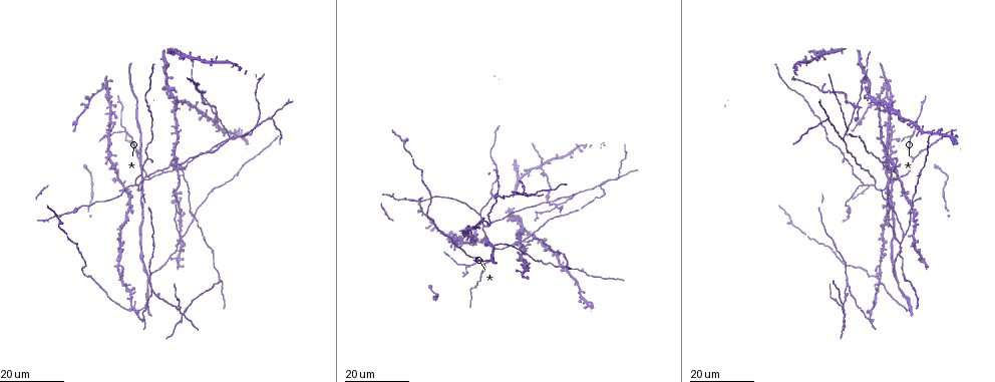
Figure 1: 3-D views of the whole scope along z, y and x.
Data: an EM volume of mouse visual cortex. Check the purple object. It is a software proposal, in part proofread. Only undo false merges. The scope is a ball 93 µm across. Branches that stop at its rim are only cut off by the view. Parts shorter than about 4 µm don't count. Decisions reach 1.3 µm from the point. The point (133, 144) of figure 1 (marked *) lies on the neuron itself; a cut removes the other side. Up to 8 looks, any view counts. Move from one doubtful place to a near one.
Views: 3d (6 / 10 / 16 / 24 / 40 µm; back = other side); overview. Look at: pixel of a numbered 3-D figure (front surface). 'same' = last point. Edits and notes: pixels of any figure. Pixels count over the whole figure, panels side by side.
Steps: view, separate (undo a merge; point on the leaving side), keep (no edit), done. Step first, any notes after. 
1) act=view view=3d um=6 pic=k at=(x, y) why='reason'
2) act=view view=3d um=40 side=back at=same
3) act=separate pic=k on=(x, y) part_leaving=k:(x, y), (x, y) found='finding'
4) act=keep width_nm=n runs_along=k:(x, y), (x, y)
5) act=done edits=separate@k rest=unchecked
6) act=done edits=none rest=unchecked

act=view view=3d um=16 pic=1 at=(210, 103)

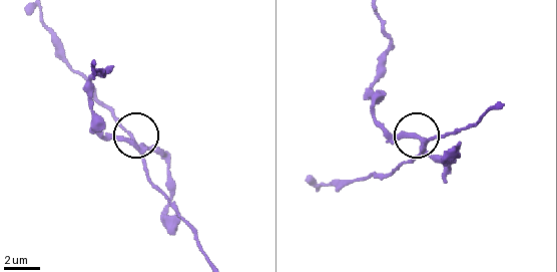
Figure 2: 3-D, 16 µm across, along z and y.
act=view view=3d um=6 pic=2 at=(142, 148)

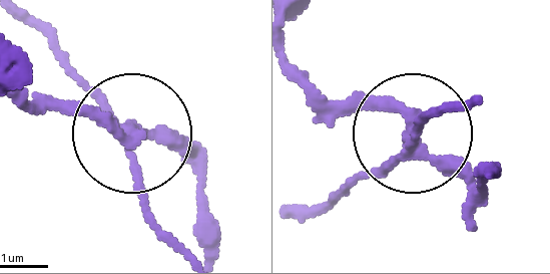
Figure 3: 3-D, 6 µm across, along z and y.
act=separate pic=3 on=(74, 112) arms=4 found='a second neuron is stuck on'

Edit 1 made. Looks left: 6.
act=view view=overview

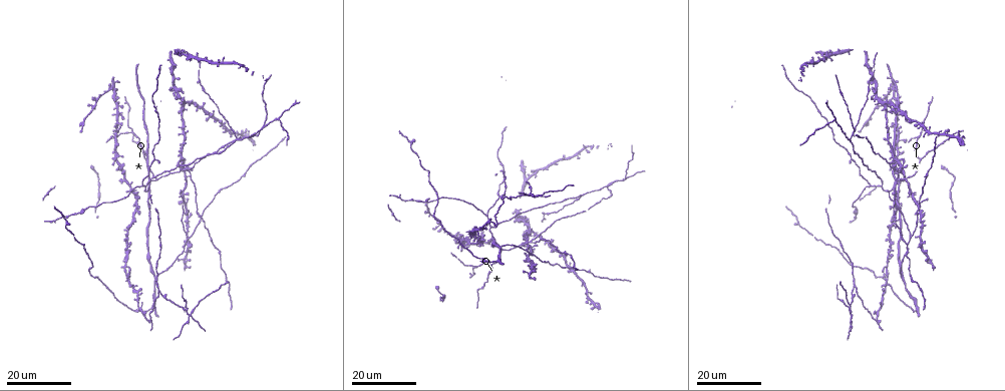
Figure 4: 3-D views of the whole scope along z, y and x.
act=view view=3d um=16 pic=4 at=(582, 194) why='a fork'

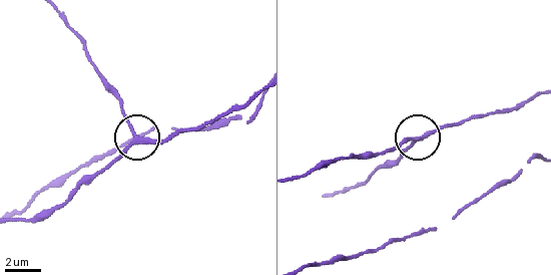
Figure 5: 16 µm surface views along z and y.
act=view view=3d um=6 pic=5 at=(415, 141)

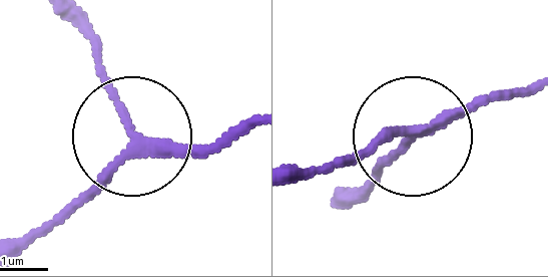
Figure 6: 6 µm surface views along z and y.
act=keep arms=3 found='all the same neuron'

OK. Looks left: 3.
act=view view=3d um=16 pic=4 at=(149, 186) why='arms part here'

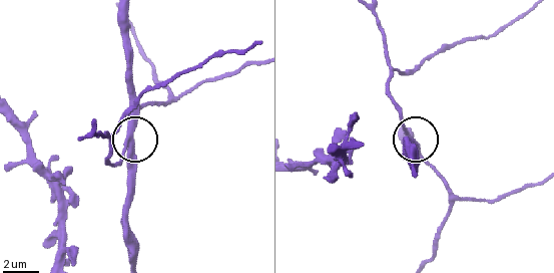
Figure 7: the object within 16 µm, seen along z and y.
act=view view=3d um=6 pic=7 at=(128, 146)

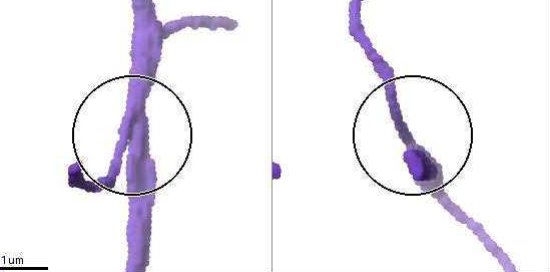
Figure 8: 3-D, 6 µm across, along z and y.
act=keep arms=3 runs_along=8:(497, 258), (441, 198), (369, 58) found='all the same neuron'

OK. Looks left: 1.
act=done edits=separate@3 rest=unchecked

